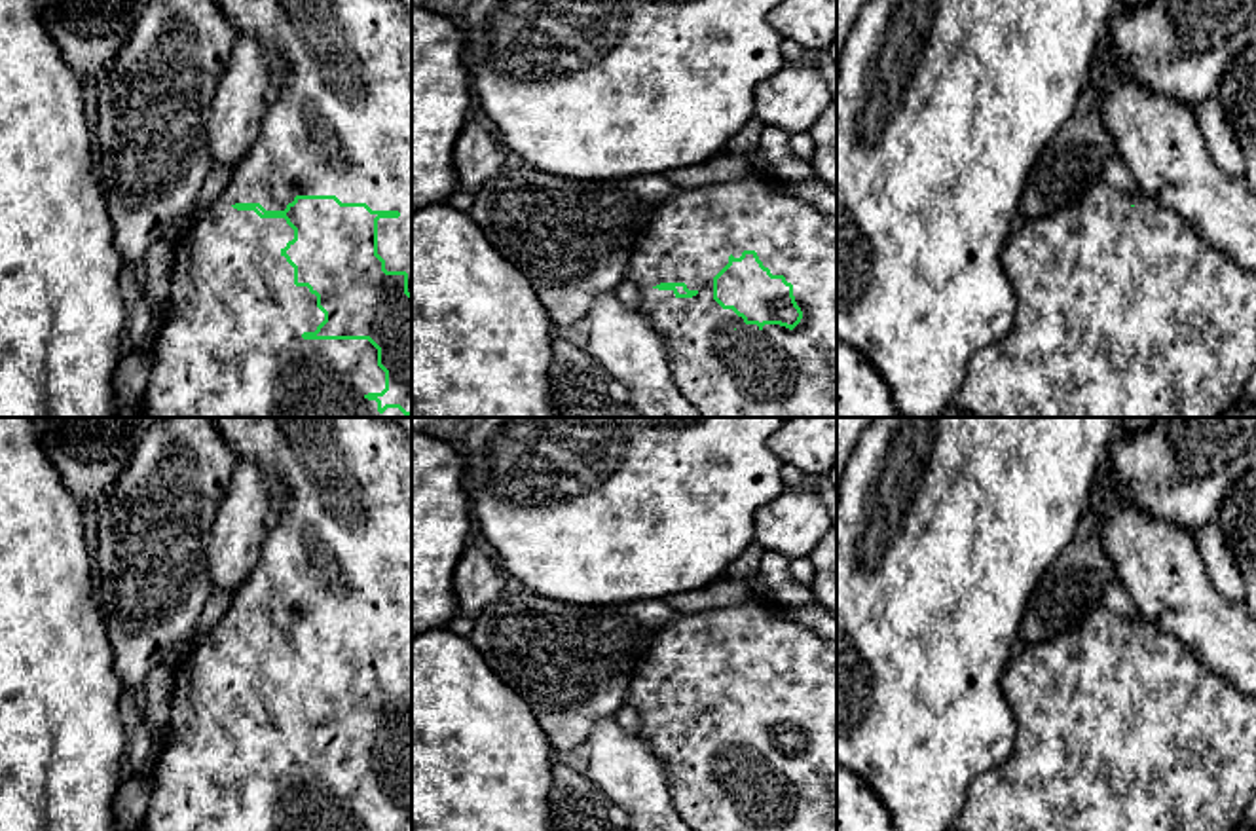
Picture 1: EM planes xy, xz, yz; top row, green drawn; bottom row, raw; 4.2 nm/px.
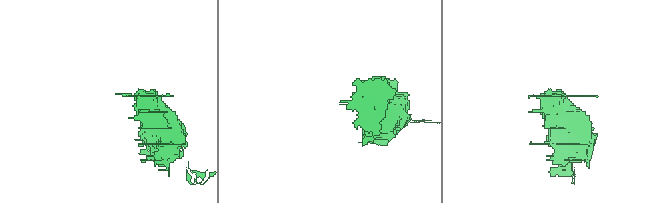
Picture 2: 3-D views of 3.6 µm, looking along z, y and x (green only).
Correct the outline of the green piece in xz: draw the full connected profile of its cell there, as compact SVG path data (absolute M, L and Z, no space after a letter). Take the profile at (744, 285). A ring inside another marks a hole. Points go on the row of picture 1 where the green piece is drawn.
M772 175L677 190L655 211L636 243L626 279L639 286L639 311L664 338L672 379L700 417L837 417L837 214L822 212L799 199Z

